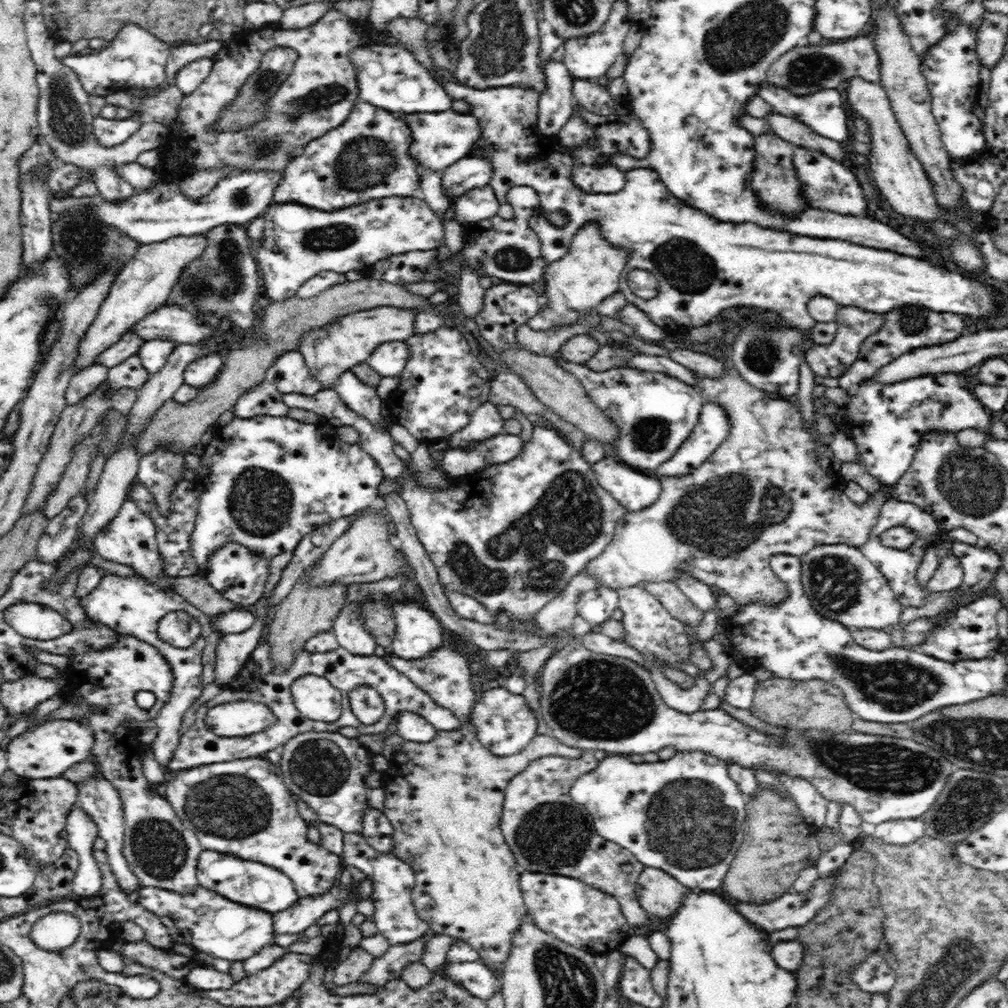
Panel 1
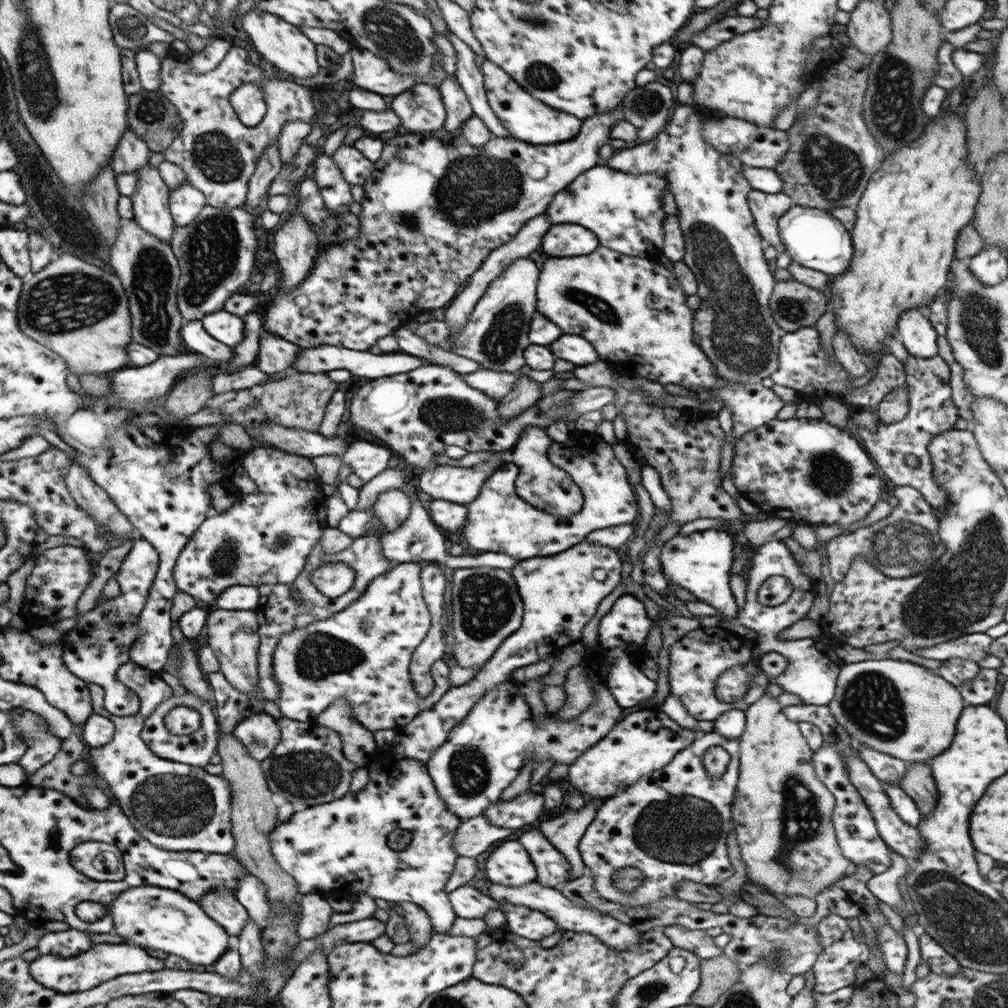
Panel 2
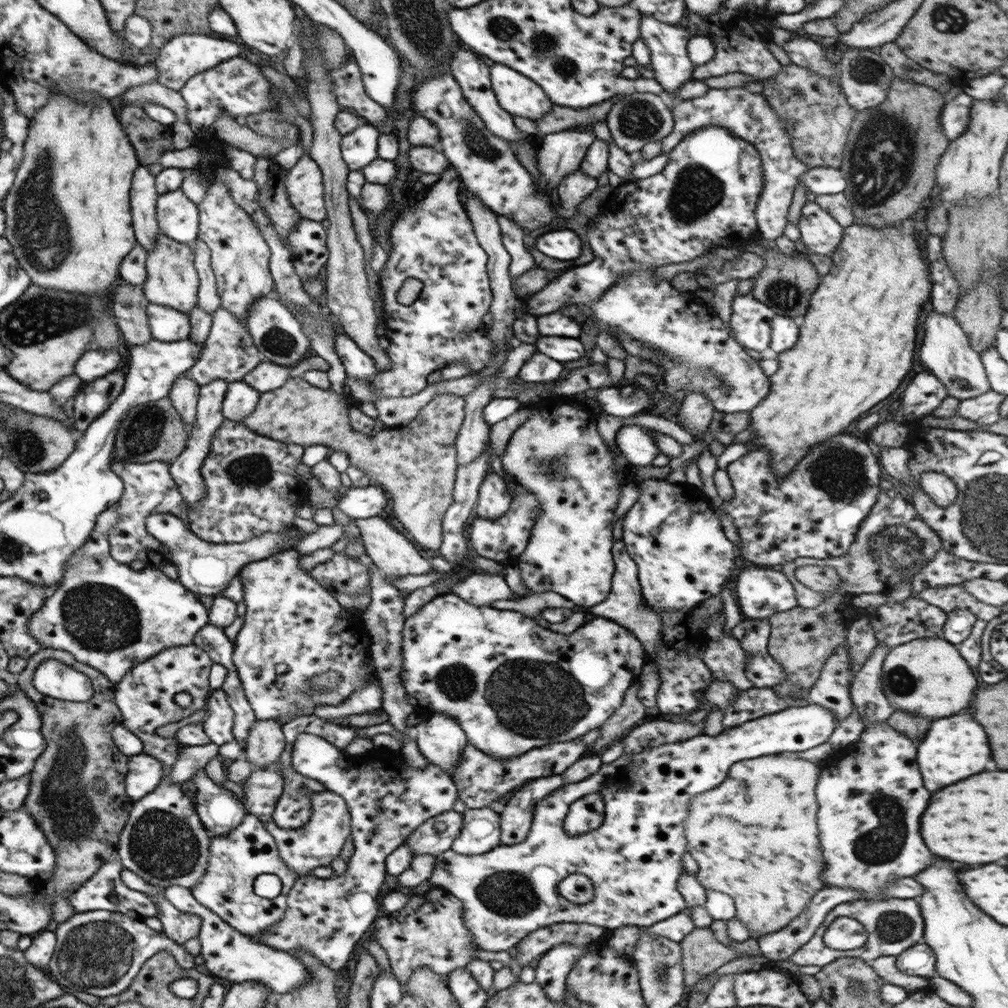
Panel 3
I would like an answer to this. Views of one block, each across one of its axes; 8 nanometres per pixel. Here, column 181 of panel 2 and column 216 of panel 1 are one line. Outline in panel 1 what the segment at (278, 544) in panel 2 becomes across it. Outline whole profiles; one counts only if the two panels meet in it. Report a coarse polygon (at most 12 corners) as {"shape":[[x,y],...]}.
{"shape":[[228,541],[203,576],[224,598],[251,609],[266,592],[270,559]]}

